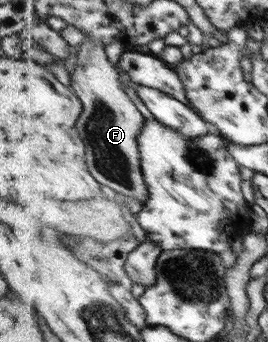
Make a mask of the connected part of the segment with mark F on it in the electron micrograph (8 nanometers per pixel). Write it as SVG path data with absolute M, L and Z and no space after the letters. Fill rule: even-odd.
M85 32L83 34L84 41L78 45L79 61L70 74L70 86L73 86L73 90L77 92L85 106L79 118L79 134L83 142L89 146L87 154L89 170L93 170L93 176L103 186L108 186L117 194L127 195L144 205L149 199L149 188L145 184L141 150L137 139L143 129L145 118L121 86L119 72L115 64L107 58L105 43L95 41Z

